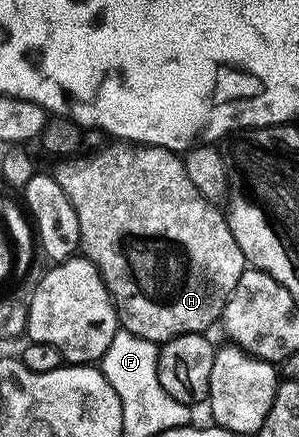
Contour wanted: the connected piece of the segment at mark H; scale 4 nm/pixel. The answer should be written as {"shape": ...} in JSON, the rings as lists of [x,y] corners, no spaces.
{"shape":[[[121,139],[110,144],[114,145],[106,145],[87,157],[67,156],[52,173],[76,211],[81,252],[102,276],[118,311],[121,328],[155,343],[189,333],[205,334],[206,328],[221,318],[236,283],[240,283],[240,275],[248,267],[240,243],[236,243],[226,221],[226,213],[196,191],[188,171],[184,171],[182,157],[175,150]]]}

